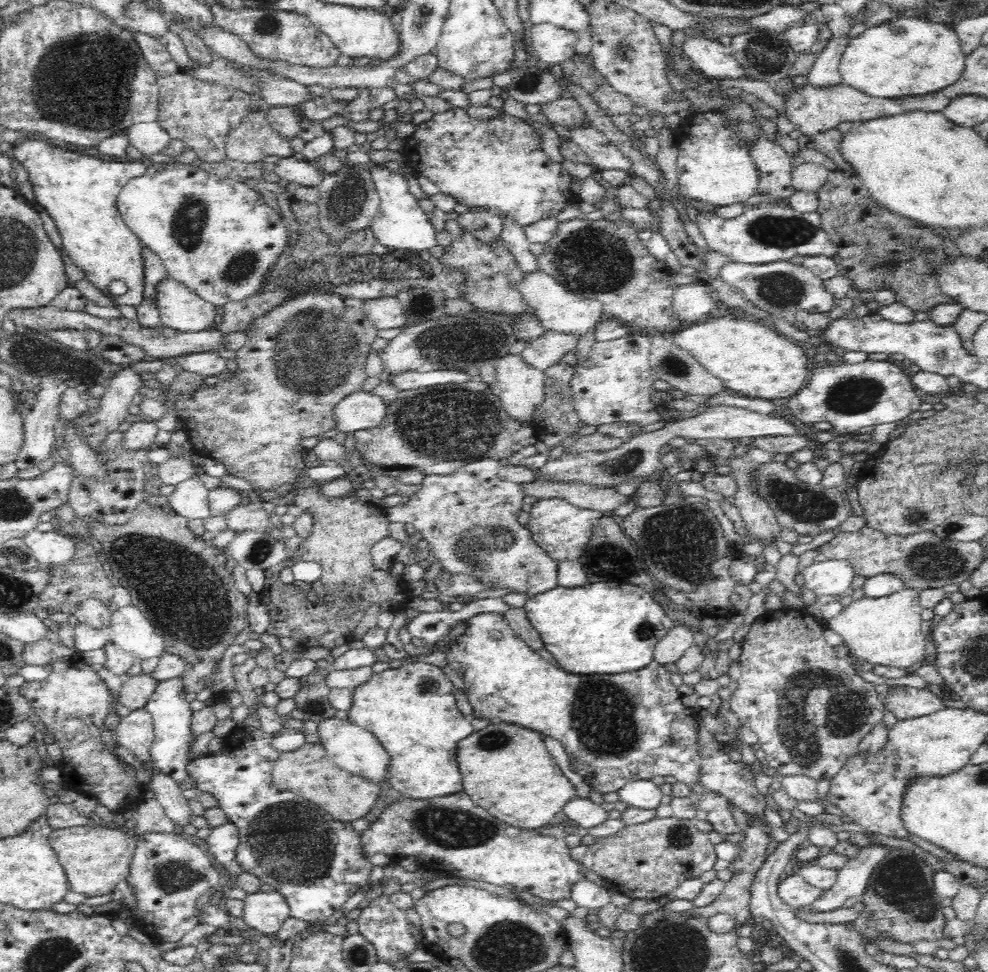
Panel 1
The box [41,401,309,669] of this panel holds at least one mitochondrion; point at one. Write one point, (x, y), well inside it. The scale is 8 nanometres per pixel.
(188, 592)

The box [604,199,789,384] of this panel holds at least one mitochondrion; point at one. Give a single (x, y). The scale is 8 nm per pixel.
(670, 364)

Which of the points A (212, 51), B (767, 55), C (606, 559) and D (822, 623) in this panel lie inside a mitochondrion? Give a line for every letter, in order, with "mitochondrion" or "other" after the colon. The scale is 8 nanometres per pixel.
A: other
B: mitochondrion
C: mitochondrion
D: other

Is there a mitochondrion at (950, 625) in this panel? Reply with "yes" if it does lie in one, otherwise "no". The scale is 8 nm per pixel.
no

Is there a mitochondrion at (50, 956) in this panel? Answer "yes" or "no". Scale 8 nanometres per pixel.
yes

